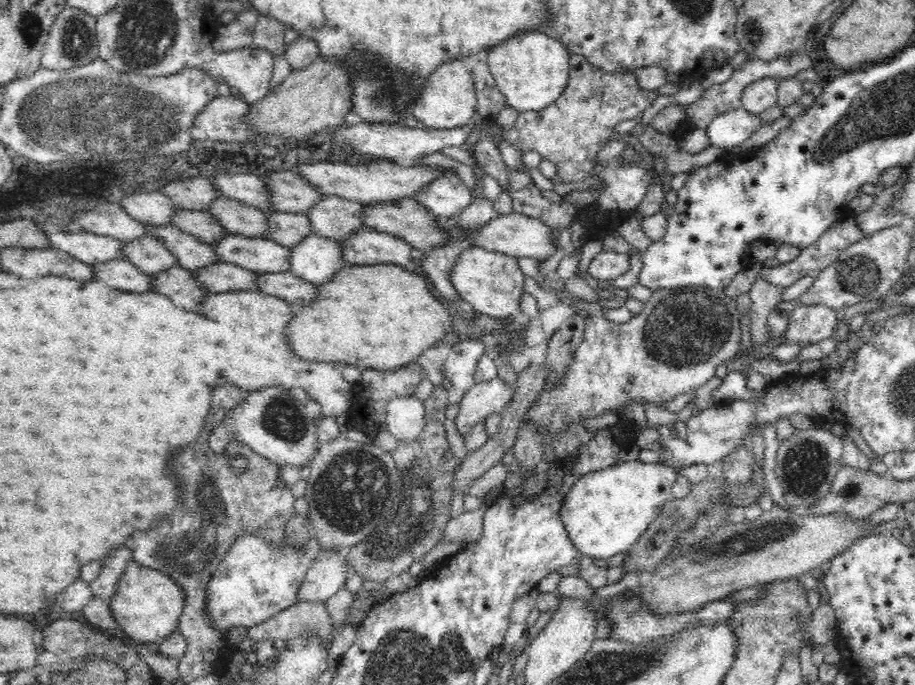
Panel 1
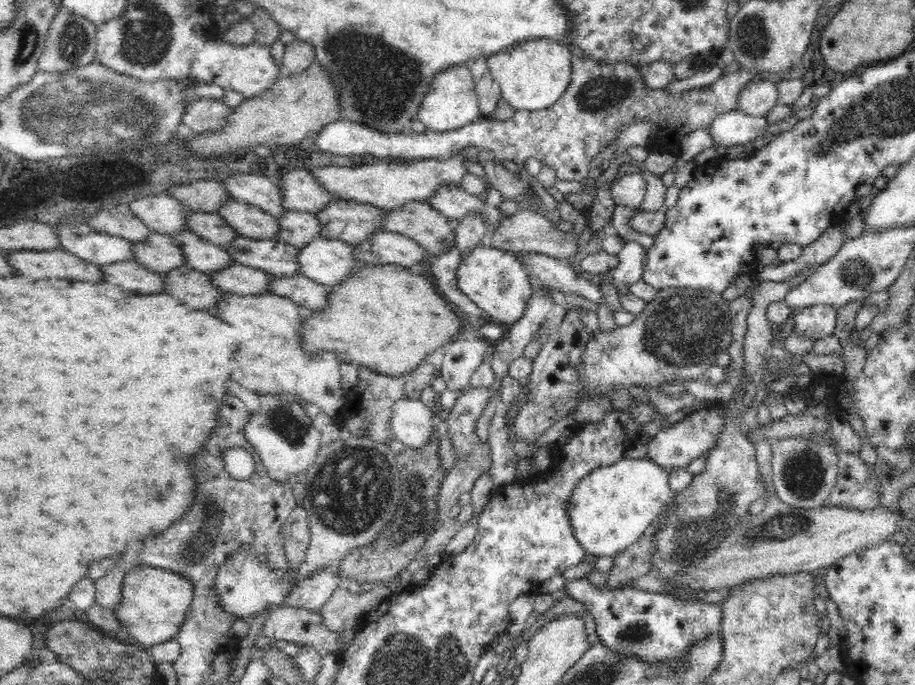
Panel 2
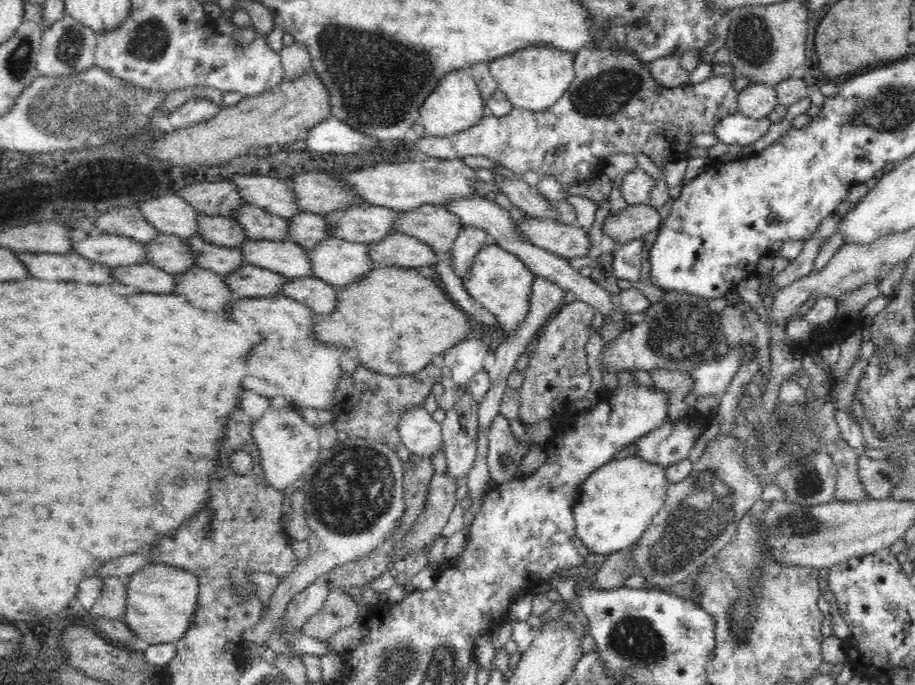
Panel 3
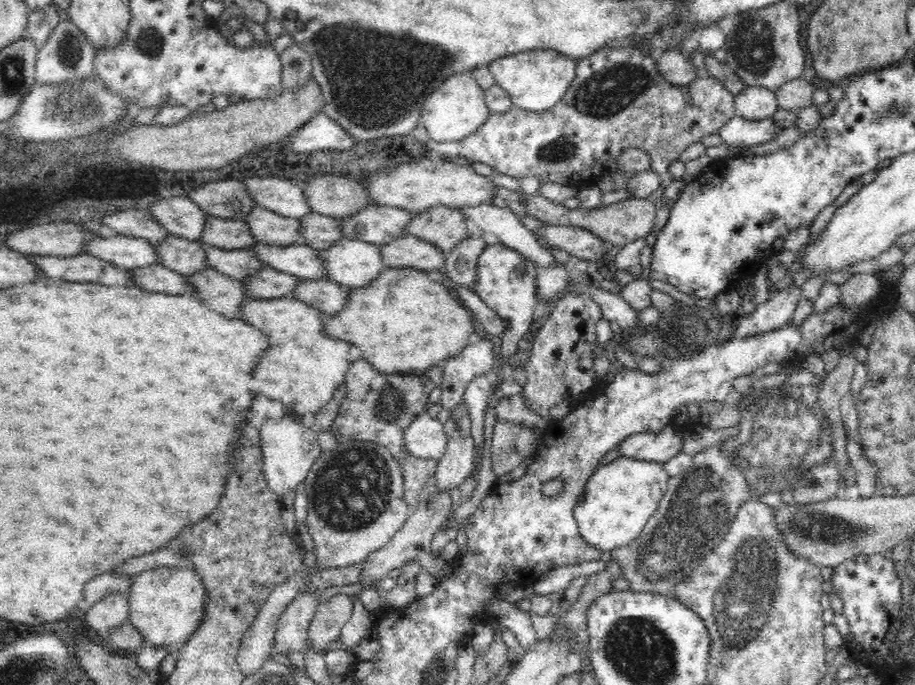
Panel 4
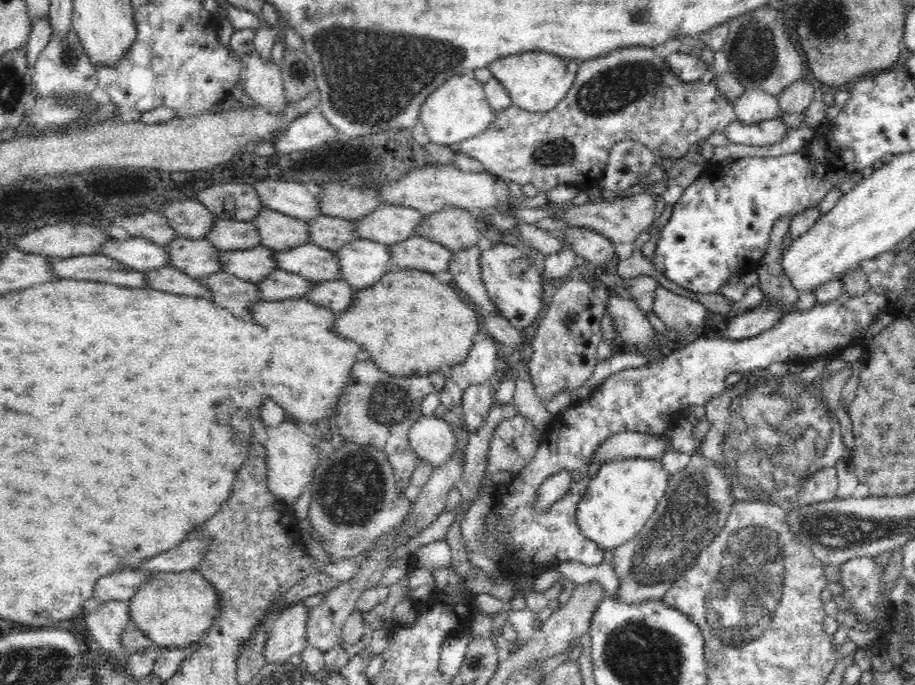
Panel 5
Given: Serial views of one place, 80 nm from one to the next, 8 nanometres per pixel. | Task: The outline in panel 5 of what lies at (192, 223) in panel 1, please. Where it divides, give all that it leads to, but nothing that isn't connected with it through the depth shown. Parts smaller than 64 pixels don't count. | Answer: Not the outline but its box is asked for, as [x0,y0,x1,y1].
[206,218,260,251]

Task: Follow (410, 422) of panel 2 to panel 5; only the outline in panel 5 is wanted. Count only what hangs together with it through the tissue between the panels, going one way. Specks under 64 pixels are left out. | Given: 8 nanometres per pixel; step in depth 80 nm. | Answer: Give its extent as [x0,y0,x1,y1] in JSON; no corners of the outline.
[409,416,456,468]

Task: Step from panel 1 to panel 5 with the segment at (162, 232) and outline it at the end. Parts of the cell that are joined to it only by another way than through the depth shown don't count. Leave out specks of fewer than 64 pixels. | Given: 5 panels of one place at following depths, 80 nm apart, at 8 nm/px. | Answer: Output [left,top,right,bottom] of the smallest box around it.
[218,244,279,284]

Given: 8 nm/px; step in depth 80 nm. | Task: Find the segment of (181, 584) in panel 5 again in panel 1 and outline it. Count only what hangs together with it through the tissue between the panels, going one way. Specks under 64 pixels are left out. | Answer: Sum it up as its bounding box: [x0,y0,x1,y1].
[109,560,186,647]

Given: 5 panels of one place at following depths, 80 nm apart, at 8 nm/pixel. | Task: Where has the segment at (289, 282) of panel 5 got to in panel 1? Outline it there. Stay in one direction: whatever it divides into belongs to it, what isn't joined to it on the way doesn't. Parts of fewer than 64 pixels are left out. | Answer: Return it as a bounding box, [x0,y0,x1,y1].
[195,263,259,293]

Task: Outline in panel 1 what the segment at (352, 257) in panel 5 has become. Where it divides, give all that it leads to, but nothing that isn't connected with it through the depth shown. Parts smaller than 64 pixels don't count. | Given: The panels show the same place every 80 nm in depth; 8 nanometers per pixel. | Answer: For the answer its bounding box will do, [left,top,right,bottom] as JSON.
[290,234,348,285]

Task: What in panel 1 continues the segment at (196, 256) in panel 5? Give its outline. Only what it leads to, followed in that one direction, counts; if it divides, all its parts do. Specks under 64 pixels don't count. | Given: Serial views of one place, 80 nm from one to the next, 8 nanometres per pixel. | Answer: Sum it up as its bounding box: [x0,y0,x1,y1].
[122,233,178,276]

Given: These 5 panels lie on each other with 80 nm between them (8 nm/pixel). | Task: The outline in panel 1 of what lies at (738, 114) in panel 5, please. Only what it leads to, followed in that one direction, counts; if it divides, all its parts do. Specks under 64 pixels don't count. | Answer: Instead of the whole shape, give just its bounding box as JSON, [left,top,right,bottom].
[742,77,779,115]

